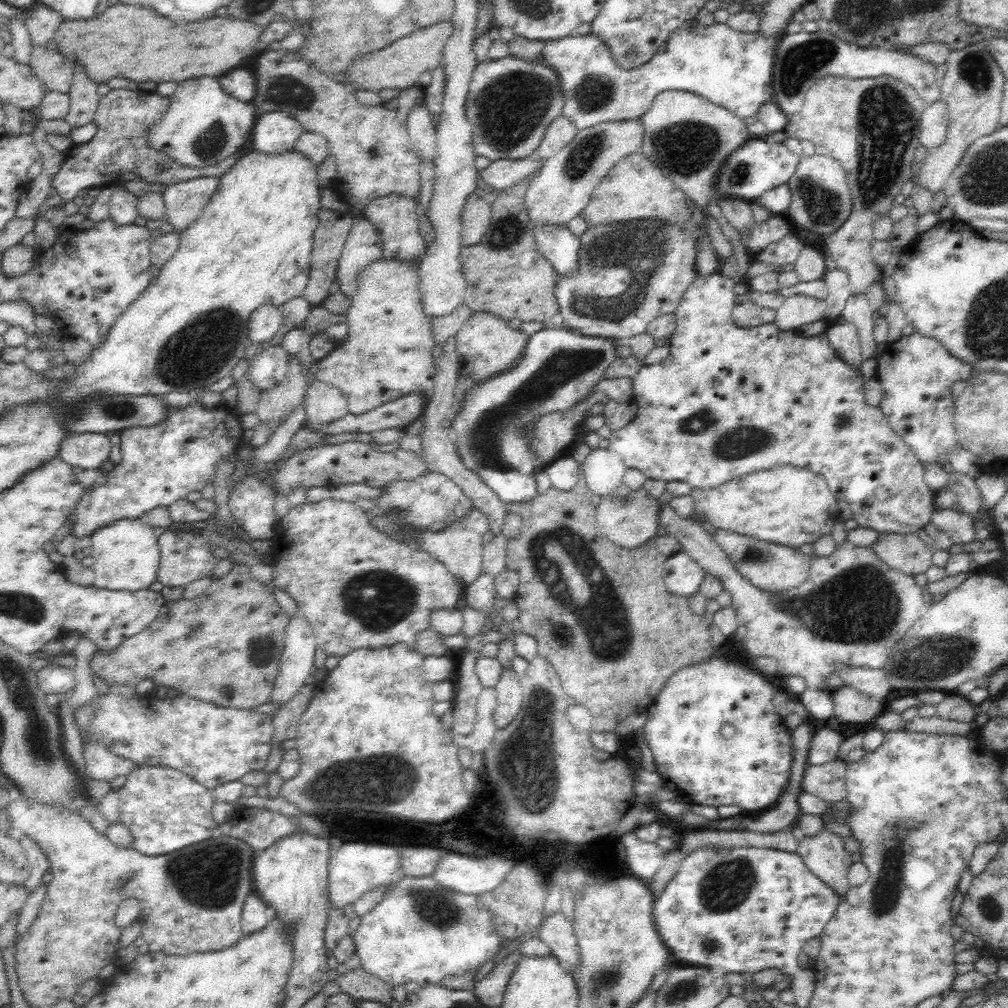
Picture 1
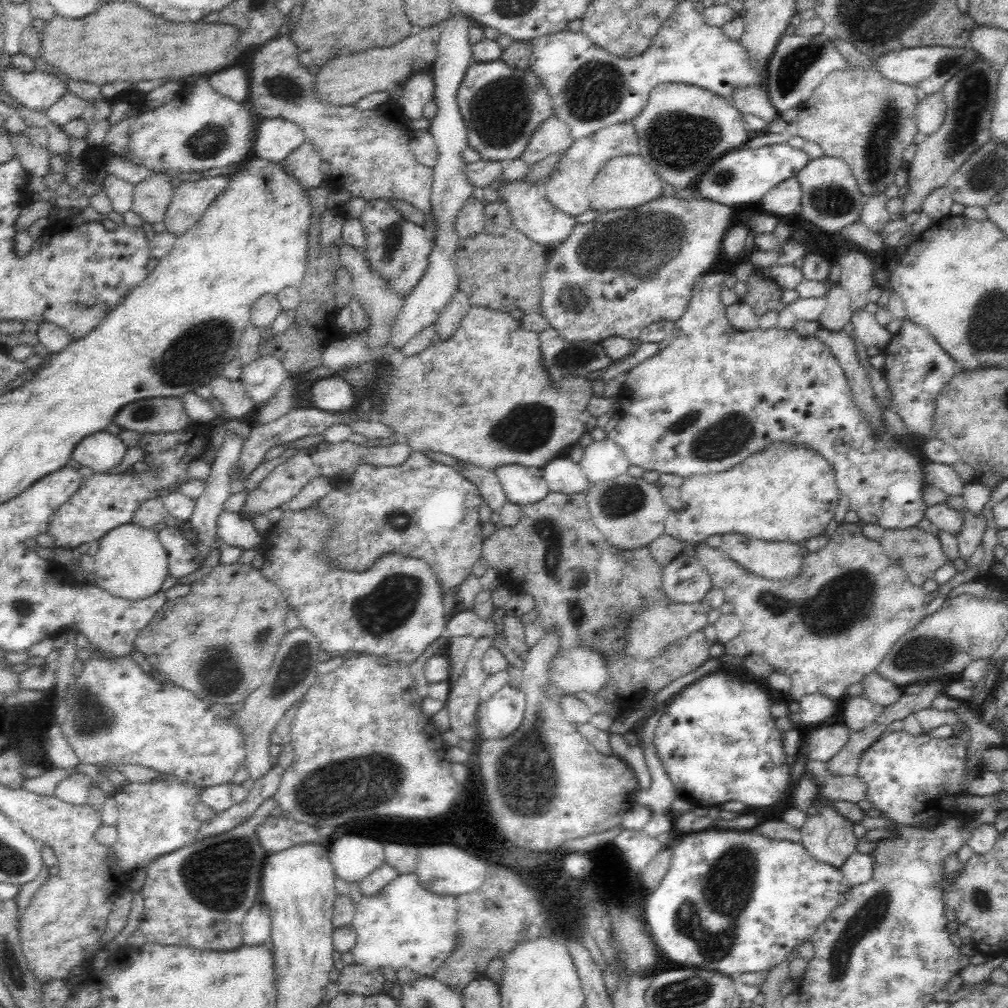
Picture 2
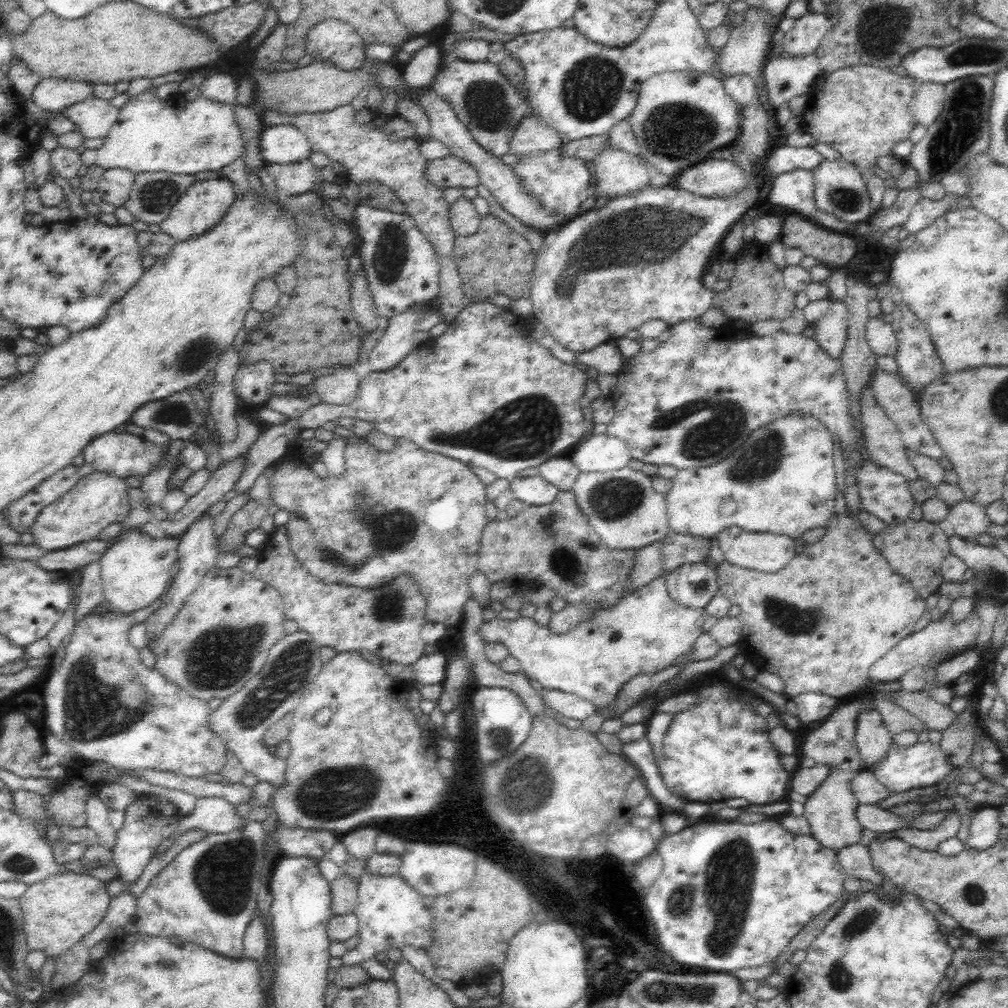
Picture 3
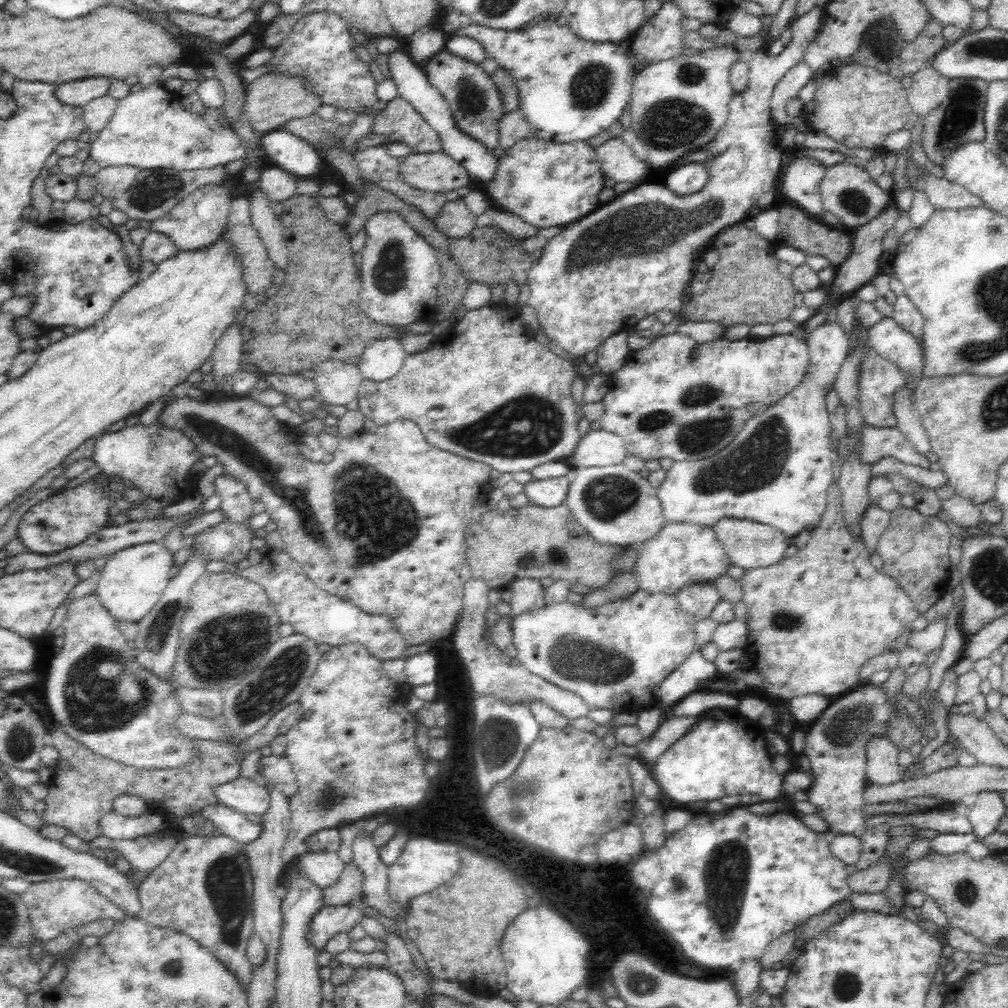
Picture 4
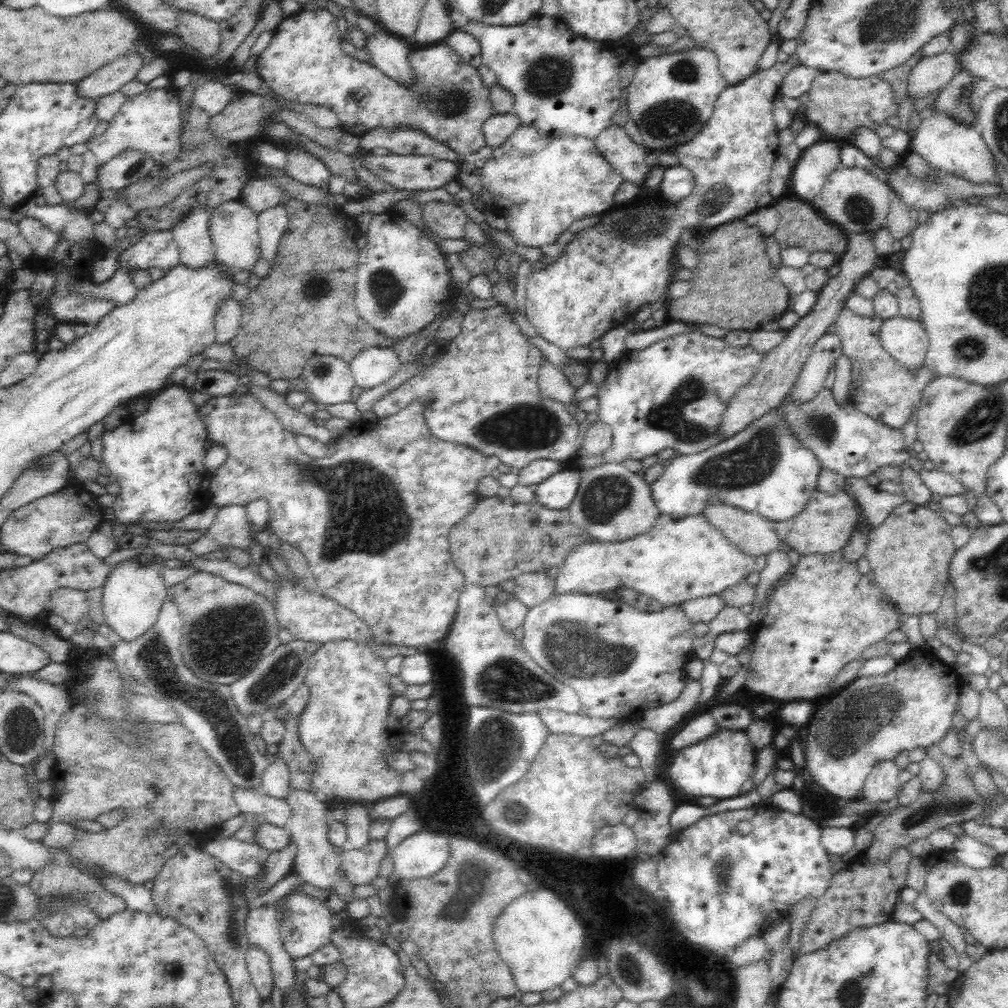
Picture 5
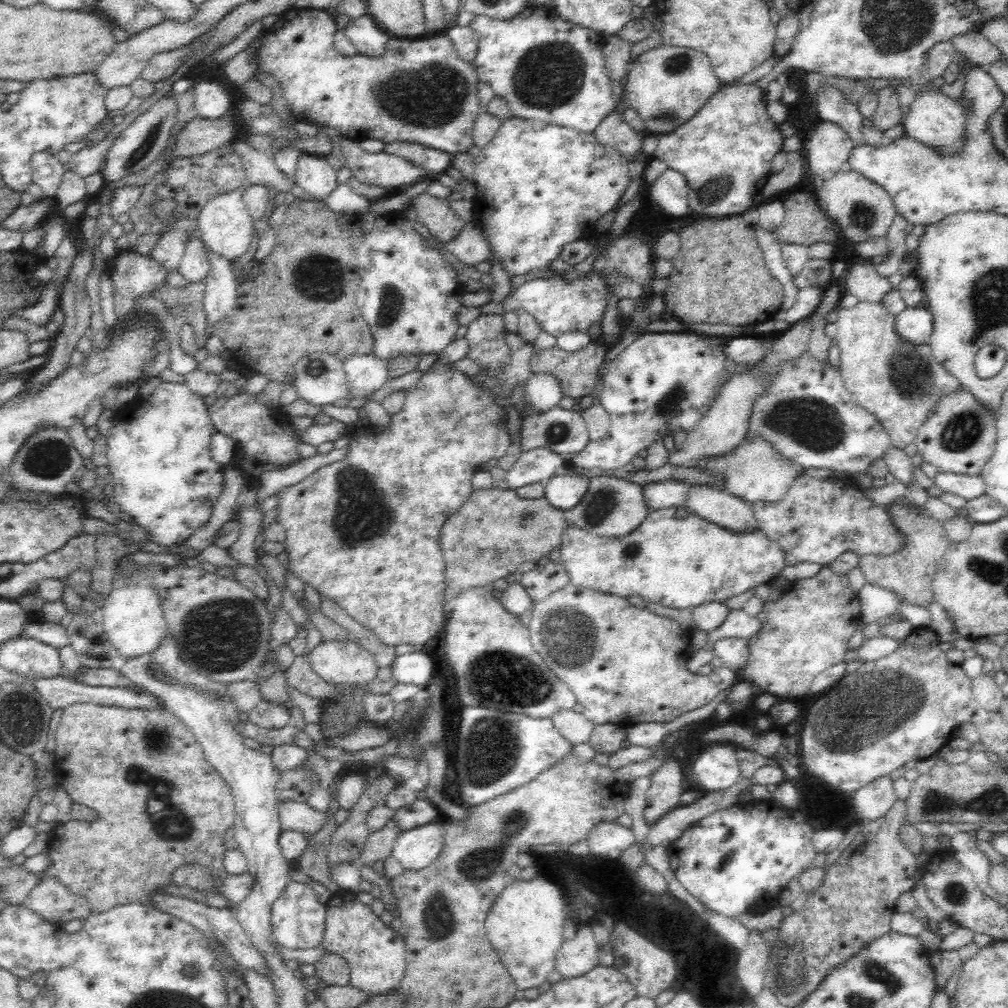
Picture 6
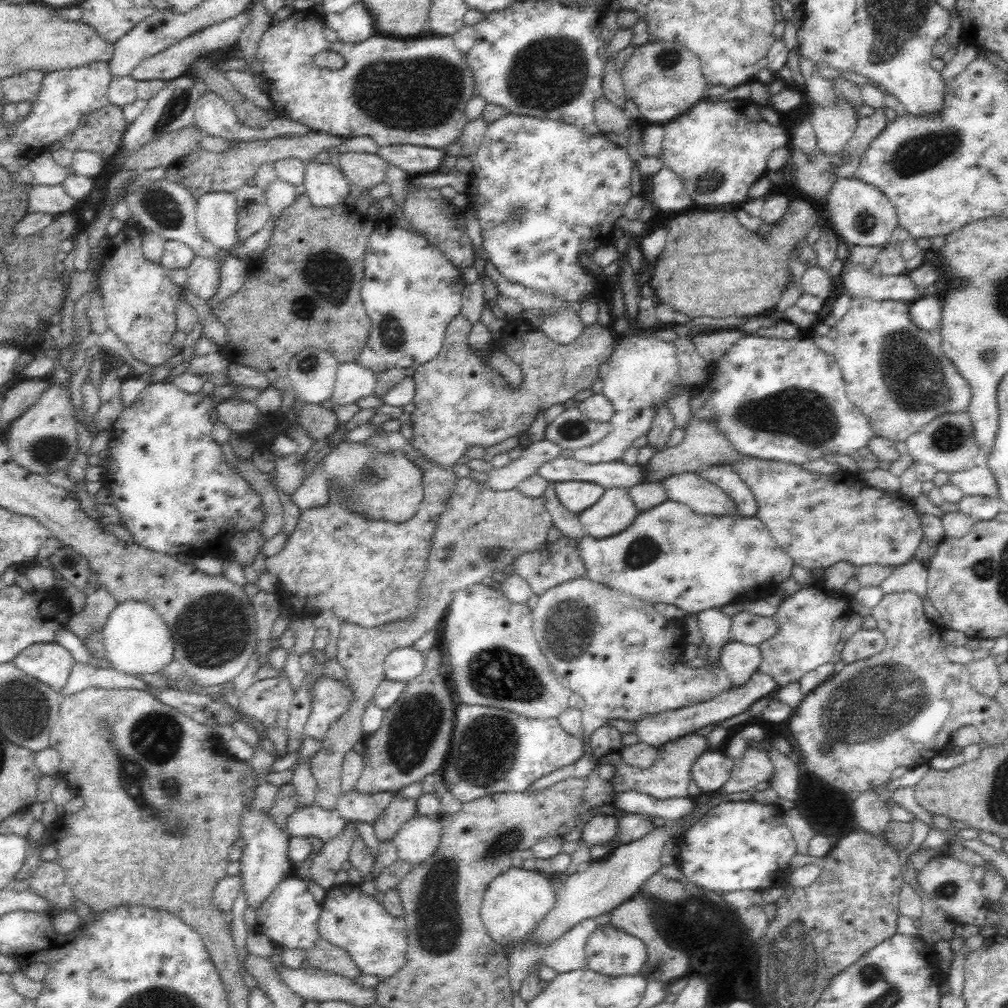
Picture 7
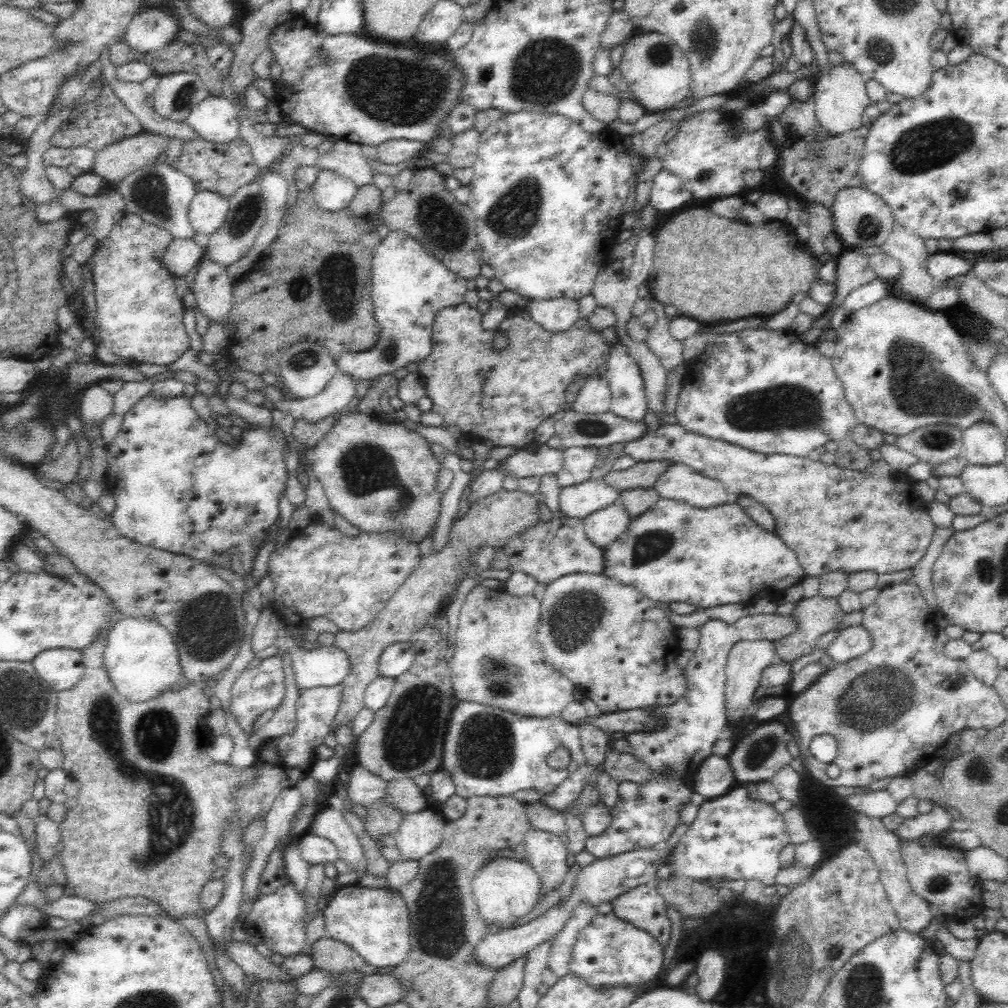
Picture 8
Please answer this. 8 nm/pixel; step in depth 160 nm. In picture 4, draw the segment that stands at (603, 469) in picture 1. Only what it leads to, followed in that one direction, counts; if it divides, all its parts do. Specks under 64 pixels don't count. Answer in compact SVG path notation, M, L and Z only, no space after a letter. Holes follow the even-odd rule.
M592 429L580 439L578 446L566 460L574 469L605 467L622 464L628 455L620 436L604 429Z

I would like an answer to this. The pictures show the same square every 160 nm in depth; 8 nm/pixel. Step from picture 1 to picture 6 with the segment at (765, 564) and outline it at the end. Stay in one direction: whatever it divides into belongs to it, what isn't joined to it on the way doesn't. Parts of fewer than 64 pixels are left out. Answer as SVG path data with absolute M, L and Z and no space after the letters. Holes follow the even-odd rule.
M709 486L690 488L685 507L703 520L730 532L747 533L760 530L752 506Z

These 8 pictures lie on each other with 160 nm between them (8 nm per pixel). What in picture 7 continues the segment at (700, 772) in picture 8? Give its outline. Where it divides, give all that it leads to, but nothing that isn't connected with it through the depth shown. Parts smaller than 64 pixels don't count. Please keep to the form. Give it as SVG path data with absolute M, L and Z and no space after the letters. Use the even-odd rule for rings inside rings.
M704 751L692 764L691 778L697 782L702 793L720 790L730 778L735 760L720 752Z

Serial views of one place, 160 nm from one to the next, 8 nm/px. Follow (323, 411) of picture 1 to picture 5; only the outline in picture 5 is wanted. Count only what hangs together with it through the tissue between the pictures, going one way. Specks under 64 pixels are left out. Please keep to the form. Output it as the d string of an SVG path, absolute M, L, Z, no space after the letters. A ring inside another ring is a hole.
M314 355L306 362L301 372L301 380L307 385L306 390L310 395L310 400L322 402L326 405L348 402L350 394L352 394L352 388L355 386L355 378L349 363L332 355Z

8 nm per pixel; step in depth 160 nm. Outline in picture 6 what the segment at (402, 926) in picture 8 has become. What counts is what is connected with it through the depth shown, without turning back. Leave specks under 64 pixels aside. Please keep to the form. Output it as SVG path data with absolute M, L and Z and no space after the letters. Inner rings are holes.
M340 889L325 904L326 920L320 946L346 960L350 970L349 984L368 995L368 999L396 991L406 970L405 940L386 927L368 905L360 903L356 893Z

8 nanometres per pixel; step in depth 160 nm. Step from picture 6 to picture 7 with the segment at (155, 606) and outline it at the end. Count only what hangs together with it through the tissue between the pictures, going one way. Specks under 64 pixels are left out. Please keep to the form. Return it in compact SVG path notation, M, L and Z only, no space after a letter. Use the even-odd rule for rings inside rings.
M124 600L112 609L101 631L105 658L112 667L129 675L156 674L166 664L174 662L176 646L172 633L152 606L141 600Z

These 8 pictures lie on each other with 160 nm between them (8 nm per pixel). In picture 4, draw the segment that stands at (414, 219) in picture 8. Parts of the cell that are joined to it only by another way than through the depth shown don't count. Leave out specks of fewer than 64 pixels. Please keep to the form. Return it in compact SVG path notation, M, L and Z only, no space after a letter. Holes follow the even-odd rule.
M462 197L447 201L435 216L435 226L447 237L464 238L476 228L476 218Z

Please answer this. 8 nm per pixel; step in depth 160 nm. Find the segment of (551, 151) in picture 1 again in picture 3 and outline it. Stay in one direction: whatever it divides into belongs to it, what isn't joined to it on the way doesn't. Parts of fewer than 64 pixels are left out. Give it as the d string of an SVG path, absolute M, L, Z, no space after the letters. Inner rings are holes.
M534 115L525 116L514 132L514 140L510 140L510 153L517 157L525 157L534 153L558 150L563 144L556 128L540 122Z

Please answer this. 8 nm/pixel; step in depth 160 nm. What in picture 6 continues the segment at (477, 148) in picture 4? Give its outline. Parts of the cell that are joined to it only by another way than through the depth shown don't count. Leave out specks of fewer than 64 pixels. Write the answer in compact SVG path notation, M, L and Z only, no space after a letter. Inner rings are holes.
M368 14L362 18L352 19L343 32L359 54L371 56L371 58L382 58L386 52L386 46L393 39L393 36L380 29Z

